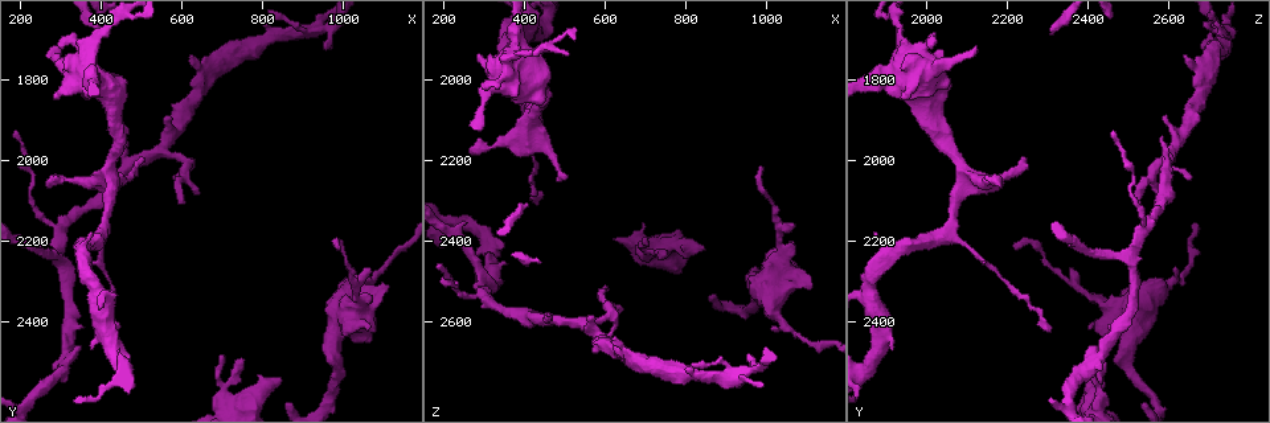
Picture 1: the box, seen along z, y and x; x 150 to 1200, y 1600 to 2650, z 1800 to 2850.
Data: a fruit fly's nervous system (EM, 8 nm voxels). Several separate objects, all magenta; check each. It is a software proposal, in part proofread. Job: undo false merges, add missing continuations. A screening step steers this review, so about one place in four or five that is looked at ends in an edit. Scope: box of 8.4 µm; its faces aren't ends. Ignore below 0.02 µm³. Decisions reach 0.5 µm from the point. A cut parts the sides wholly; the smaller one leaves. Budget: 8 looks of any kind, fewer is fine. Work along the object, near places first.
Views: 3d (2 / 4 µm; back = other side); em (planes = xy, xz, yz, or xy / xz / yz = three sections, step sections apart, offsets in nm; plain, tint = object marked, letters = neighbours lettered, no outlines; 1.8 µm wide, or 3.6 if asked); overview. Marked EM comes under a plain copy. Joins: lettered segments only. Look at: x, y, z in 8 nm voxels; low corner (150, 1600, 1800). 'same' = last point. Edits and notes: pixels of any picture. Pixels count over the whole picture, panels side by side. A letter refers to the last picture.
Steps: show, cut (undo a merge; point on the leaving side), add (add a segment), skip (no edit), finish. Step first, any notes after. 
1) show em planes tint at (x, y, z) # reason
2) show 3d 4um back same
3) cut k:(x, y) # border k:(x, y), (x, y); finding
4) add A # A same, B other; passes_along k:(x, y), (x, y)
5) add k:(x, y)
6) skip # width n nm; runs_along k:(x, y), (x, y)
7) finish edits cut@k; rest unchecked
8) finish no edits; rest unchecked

show 3d 4um at (850, 2540, 2415) # stops while still wide

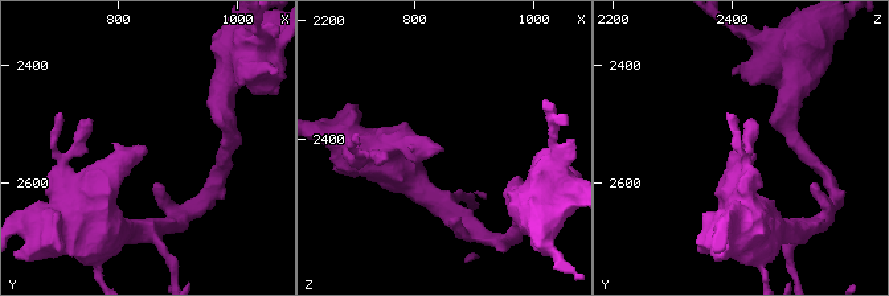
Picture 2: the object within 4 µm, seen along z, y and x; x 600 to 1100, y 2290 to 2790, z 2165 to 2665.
show em yz step 4 tint at (845, 2540, 2420) # now the EM

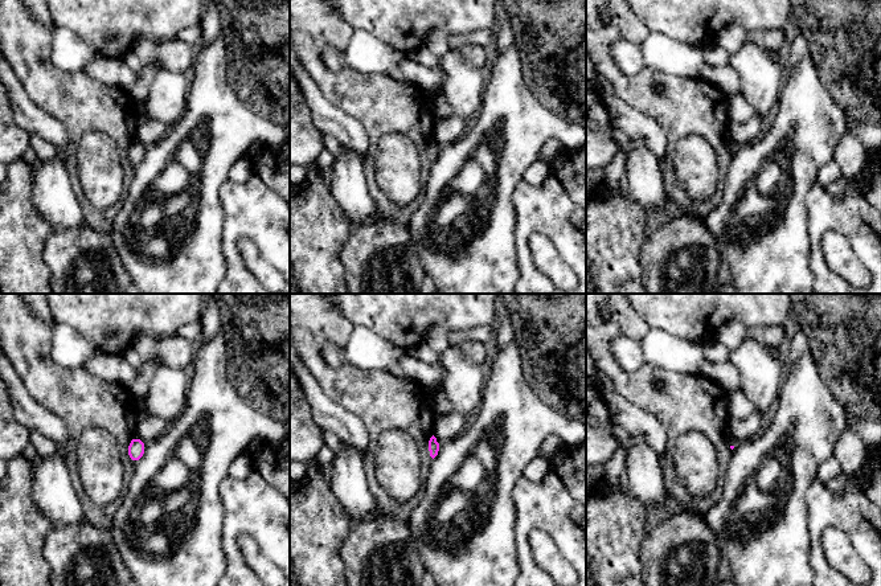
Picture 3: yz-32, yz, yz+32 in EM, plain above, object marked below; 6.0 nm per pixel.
show em planes letters same

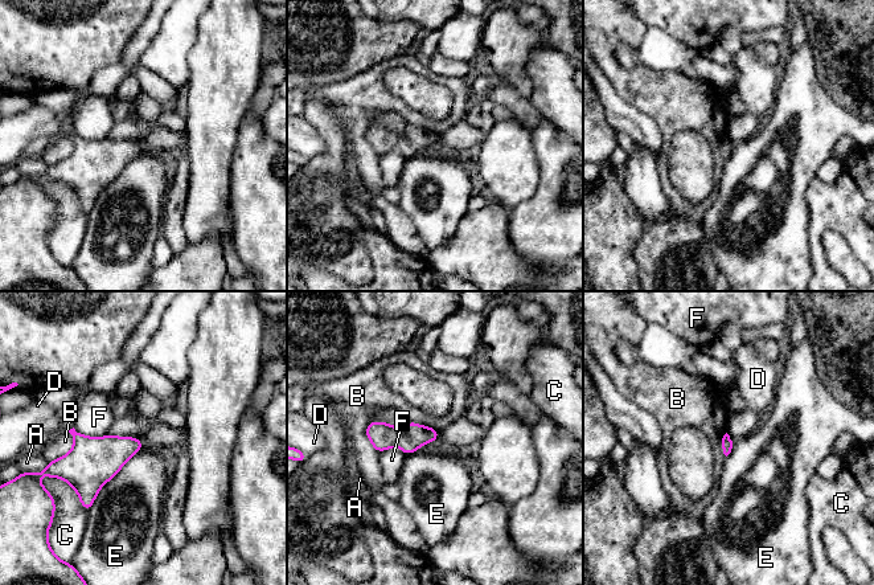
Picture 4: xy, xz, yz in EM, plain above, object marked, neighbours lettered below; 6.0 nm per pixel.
skip # A other, B other, C other, D other, E other, F other; border 4:(144, 444), (103, 485), (87, 512); none of them fits

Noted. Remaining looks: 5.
show 3d 2um at (1100, 2305, 2510) # stops while still wide

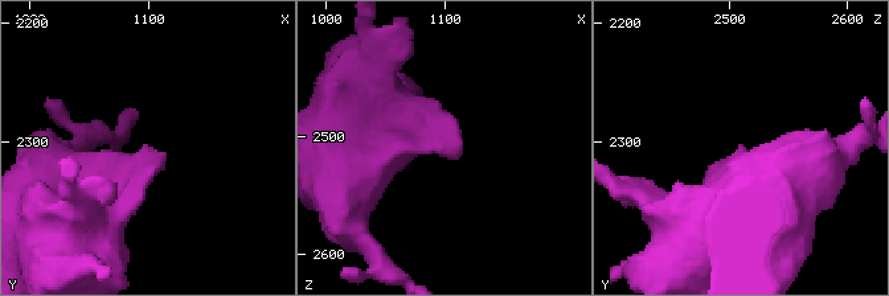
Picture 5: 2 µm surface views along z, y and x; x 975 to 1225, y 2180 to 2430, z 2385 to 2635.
show em planes letters at (1100, 2312, 2516)

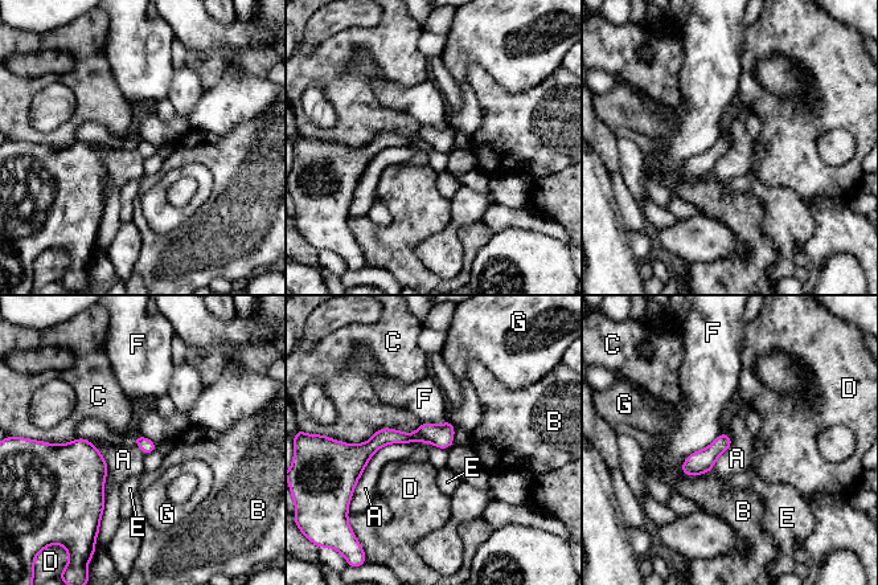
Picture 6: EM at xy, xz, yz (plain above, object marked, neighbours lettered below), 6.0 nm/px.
skip # longest_contact A 650 nm; A other, B other, C other, D other, E other, F other, G other; runs_along 6:(451, 429), (381, 437), (355, 450); no lettered segment goes on from it

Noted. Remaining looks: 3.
show em xz step 4 tint at (275, 2065, 2185) # branch stops here

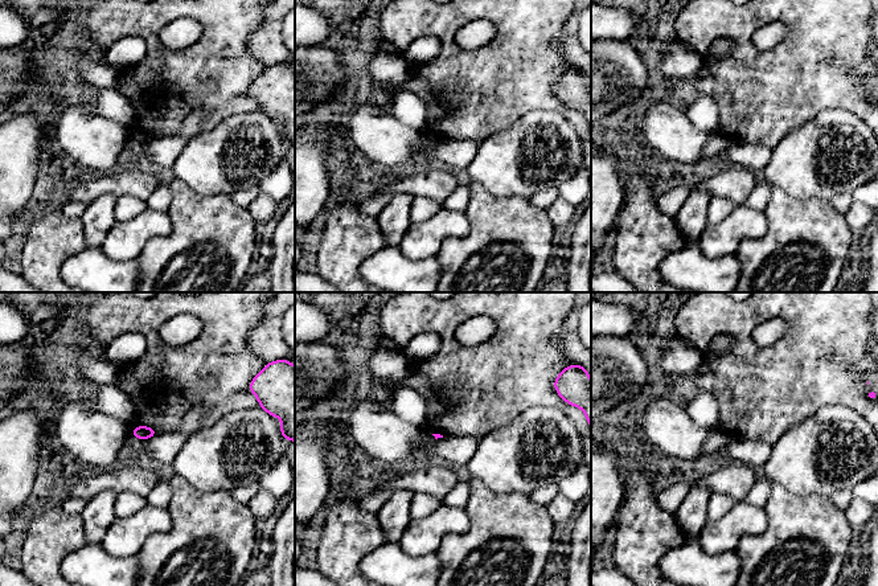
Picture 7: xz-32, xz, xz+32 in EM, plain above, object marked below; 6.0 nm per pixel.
show em planes letters same

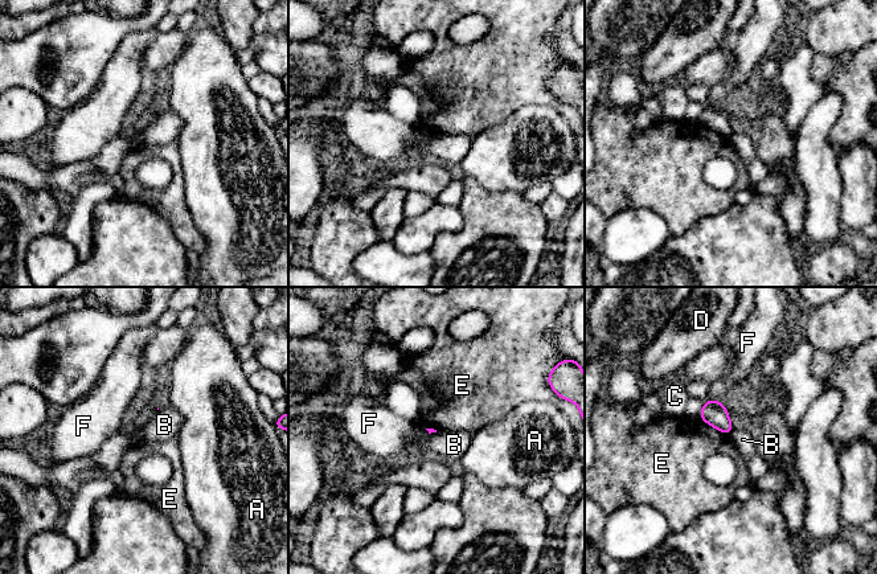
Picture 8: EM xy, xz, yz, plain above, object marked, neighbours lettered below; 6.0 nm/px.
skip # A other, B other, C other, D other, E other, F other; border 8:(733, 427), (729, 434); no lettered segment goes on from it

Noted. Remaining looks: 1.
finish no edits; rest unchecked

